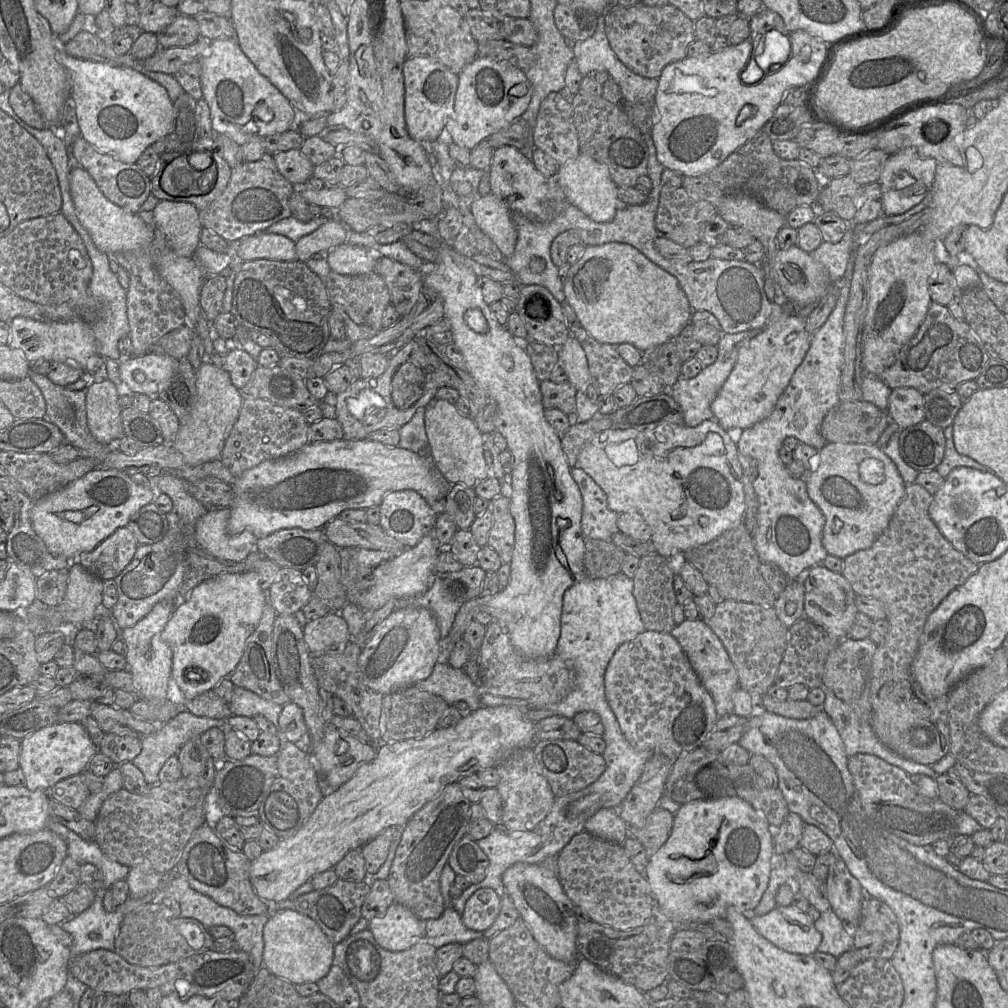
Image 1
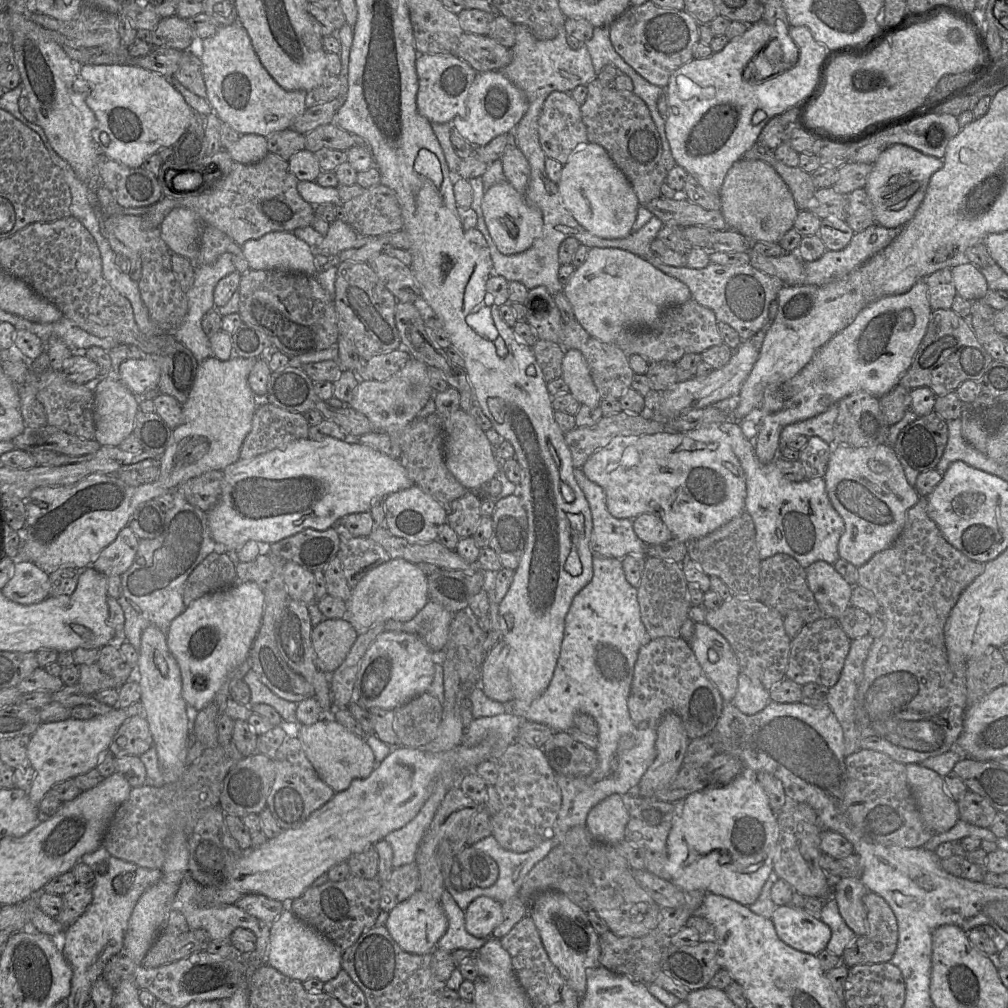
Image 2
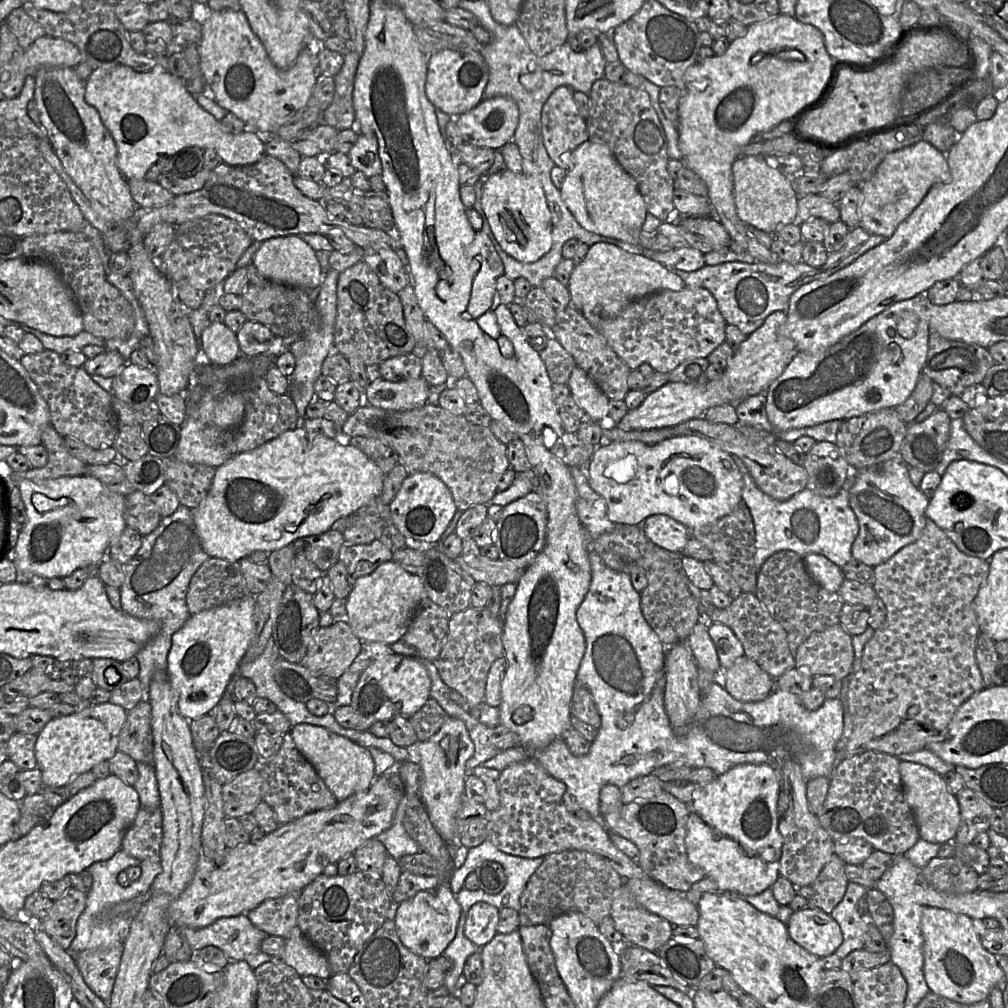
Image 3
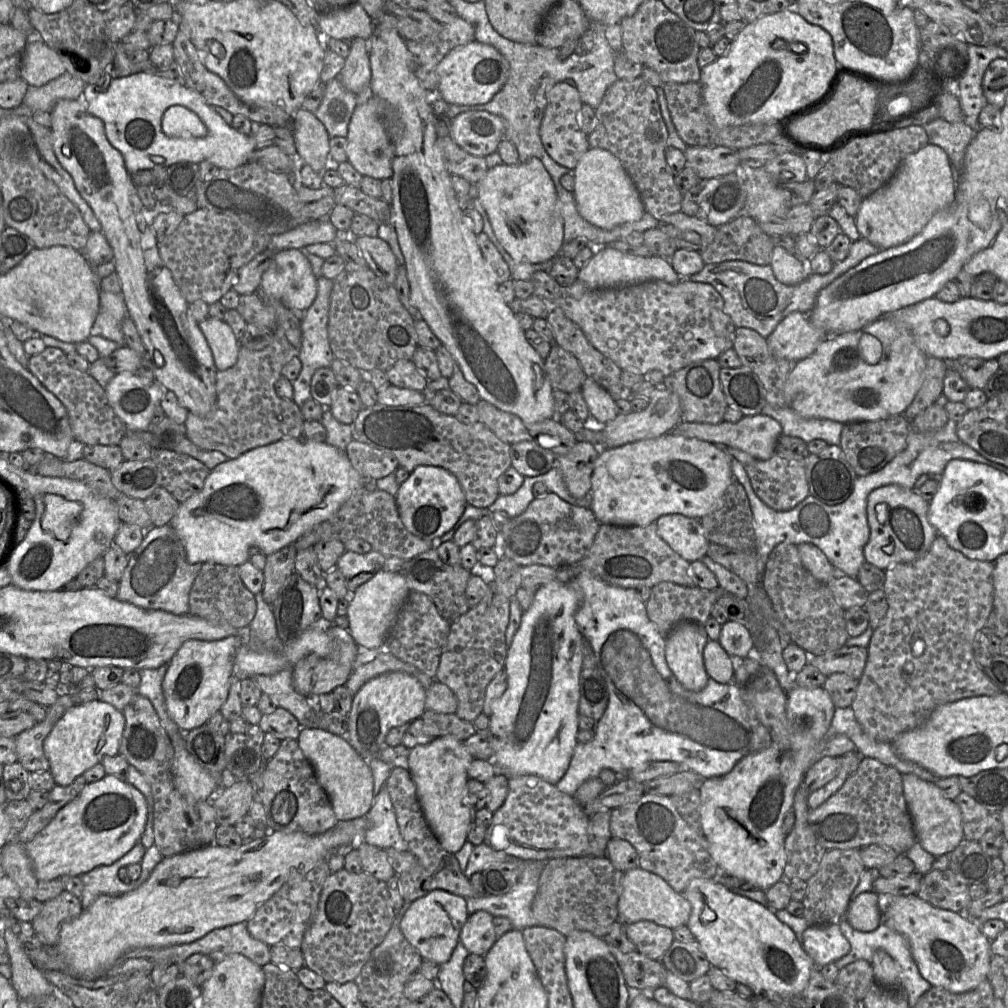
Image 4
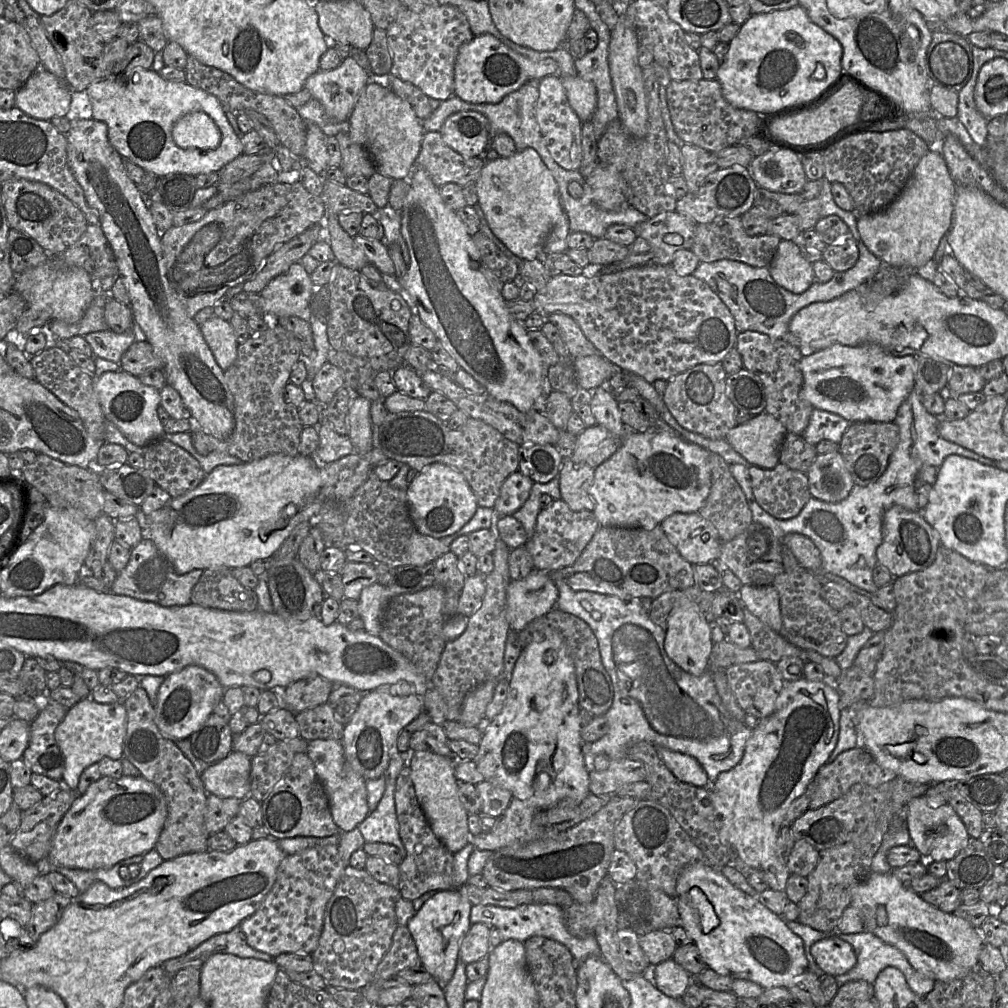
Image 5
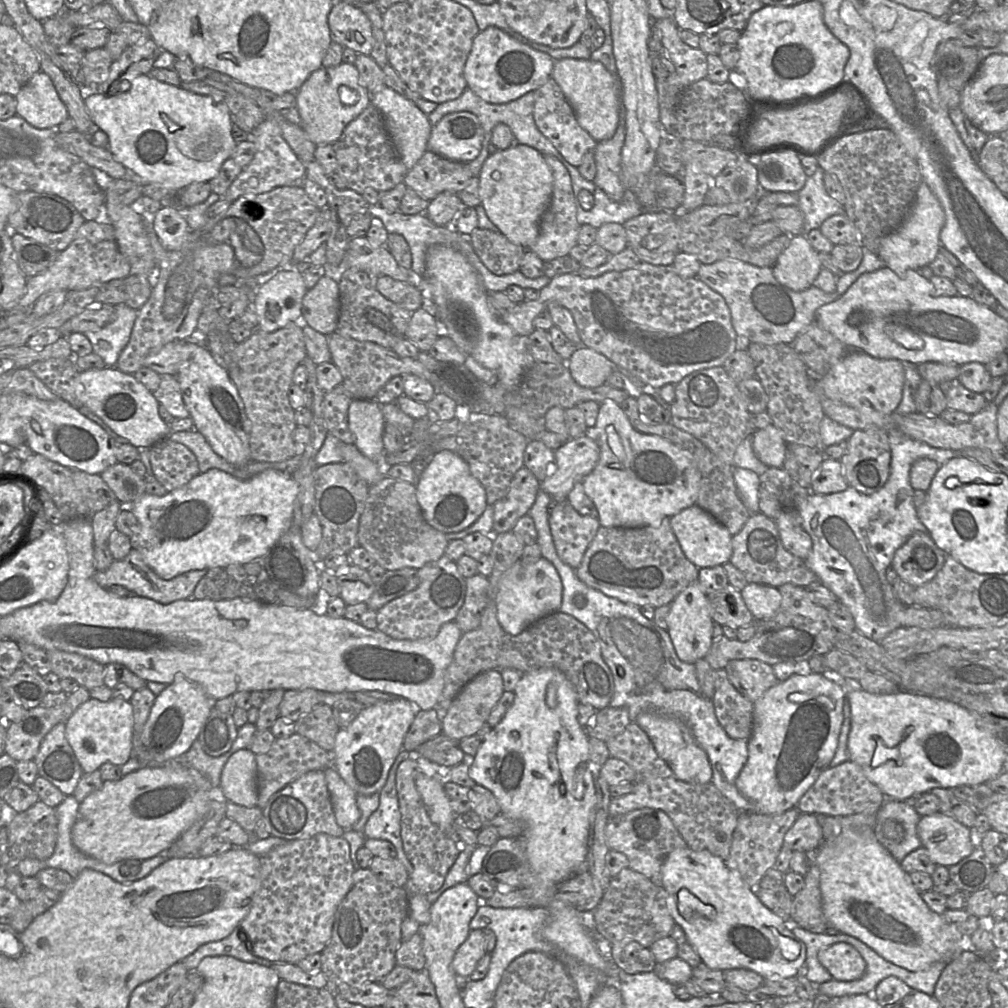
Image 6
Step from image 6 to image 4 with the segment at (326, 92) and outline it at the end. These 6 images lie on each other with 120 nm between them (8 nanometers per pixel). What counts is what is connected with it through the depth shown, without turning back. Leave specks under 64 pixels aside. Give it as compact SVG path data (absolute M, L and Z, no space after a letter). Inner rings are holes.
M356 37L352 40L338 78L346 89L357 95L358 104L366 102L373 95L370 87L371 66L365 39Z

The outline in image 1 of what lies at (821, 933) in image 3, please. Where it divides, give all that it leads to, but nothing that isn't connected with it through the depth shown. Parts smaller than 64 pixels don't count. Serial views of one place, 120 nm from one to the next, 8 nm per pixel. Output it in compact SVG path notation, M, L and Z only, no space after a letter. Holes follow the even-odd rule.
M792 904L777 905L764 915L743 913L760 935L786 952L812 956L822 940L807 913Z

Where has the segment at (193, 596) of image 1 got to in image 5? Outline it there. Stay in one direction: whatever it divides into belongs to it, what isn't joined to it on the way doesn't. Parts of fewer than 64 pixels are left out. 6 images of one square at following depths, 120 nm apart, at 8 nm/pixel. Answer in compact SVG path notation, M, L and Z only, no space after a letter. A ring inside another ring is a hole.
M190 665L169 674L158 691L155 706L155 723L163 737L172 741L189 738L212 715L215 706L222 700L225 687L209 670Z

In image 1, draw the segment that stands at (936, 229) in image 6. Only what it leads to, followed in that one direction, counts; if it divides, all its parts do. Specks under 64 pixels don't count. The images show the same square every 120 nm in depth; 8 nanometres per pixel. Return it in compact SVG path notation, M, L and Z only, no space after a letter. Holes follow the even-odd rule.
M912 148L889 155L878 180L882 192L883 215L903 214L919 204L932 188L937 165L935 159L923 157Z

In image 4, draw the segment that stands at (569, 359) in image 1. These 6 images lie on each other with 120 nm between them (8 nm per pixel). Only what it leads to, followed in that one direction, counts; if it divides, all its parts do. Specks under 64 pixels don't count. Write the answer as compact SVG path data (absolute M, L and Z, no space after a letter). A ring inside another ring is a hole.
M587 377L581 386L581 392L588 406L591 419L606 424L617 415L615 400L601 385Z

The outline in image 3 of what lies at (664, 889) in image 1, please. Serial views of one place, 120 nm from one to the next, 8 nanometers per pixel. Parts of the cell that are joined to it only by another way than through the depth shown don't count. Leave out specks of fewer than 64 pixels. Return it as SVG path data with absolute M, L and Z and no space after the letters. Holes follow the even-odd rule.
M740 764L699 788L690 803L685 847L689 861L700 867L725 892L751 896L771 888L778 879L783 838L779 832L777 801L780 771L768 764Z

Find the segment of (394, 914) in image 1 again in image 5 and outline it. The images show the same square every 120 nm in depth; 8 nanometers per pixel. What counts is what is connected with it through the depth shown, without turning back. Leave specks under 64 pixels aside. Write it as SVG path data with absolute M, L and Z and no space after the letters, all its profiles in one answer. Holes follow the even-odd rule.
M443 890L434 893L407 923L412 934L423 967L432 975L441 988L453 977L460 943L471 923L473 904L458 890Z

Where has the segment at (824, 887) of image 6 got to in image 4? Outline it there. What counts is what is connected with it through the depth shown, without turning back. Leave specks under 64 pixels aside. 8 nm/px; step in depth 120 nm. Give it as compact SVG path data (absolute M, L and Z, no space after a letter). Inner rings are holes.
M916 894L886 898L880 896L882 921L906 937L922 977L932 986L963 993L987 979L992 958L991 940L982 933L978 919L935 907Z

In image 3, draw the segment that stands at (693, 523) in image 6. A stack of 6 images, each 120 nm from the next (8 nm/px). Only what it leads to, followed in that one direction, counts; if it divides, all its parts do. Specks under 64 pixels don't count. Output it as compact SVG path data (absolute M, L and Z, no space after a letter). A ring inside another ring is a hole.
M665 514L647 517L642 528L653 543L673 553L682 553L691 537L691 531L685 525Z

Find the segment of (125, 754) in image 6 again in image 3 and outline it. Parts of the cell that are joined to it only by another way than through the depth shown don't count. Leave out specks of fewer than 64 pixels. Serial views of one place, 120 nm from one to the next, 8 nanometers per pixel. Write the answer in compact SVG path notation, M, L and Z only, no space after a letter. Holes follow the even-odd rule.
M110 702L91 704L80 712L53 718L37 734L35 757L43 786L64 787L77 776L111 759L117 752L120 731L128 711Z

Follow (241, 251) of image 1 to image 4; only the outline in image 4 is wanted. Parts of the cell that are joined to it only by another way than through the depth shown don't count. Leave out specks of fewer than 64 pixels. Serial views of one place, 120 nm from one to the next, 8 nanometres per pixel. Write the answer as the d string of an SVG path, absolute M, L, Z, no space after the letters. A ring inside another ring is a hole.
M292 248L277 252L262 275L260 290L263 299L279 301L297 313L305 312L316 297L317 278L313 275L310 262L303 250Z

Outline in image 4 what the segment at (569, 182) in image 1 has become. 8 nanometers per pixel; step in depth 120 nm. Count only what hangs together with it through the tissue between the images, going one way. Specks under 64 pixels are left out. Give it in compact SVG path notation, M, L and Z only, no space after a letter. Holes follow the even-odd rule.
M589 148L573 170L577 210L589 223L602 228L613 229L627 222L635 222L645 213L639 193L623 167L621 161L607 150Z

